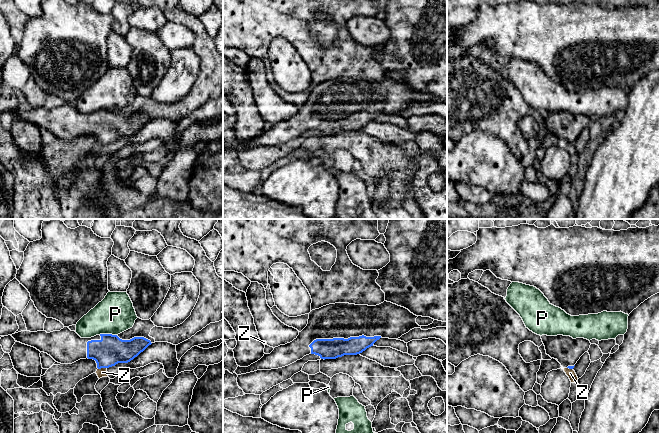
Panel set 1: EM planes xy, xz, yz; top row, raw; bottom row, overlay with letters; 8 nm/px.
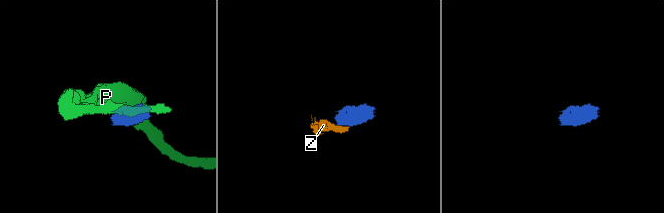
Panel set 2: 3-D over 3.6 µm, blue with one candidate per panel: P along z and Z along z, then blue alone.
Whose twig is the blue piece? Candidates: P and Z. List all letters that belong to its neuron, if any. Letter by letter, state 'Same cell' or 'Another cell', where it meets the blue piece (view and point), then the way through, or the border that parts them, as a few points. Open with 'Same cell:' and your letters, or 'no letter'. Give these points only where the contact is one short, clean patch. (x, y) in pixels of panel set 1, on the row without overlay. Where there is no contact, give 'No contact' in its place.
Same cell: no letter
P: Another cell. Touches blue at xy (108, 110). Boundary: xy (99, 110), (116, 111)
Z: Another cell. Touches blue at xy (102, 143)

